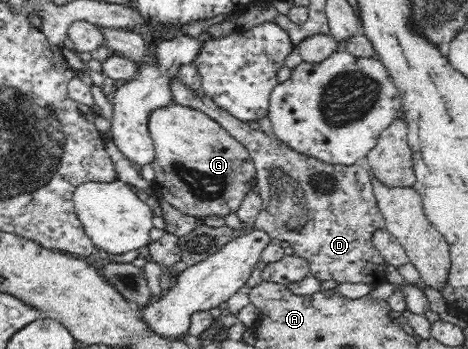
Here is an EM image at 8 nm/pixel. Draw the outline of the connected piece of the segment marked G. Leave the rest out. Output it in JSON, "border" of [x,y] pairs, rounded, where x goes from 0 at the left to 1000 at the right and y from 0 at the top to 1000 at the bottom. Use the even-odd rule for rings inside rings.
{"border":[[[372,289],[321,321],[316,370],[331,415],[331,447],[318,467],[331,490],[325,527],[340,559],[393,613],[427,628],[455,616],[479,628],[496,605],[506,605],[536,542],[532,524],[547,521],[549,490],[532,433],[502,393],[432,318]]]}

